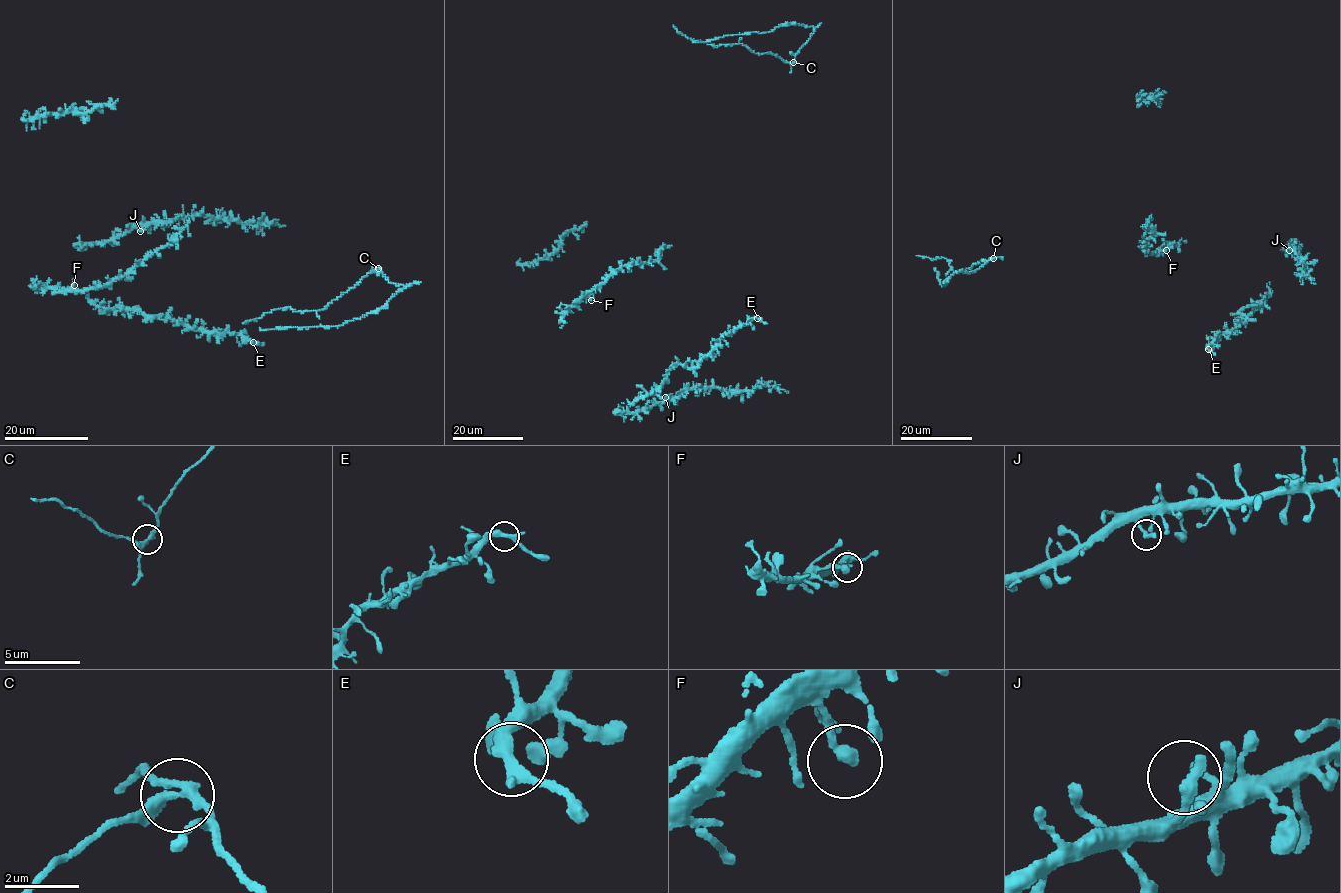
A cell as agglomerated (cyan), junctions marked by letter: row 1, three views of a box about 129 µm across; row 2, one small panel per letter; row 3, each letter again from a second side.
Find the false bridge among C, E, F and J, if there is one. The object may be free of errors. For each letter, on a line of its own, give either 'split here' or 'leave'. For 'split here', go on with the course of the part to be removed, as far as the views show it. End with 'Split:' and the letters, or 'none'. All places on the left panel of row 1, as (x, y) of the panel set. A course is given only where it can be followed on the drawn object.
C: split here | (378, 268), (396, 285), (410, 285), (397, 291), (385, 305), (338, 326), (259, 329)
E: leave
F: leave
J: leave
Split: C

